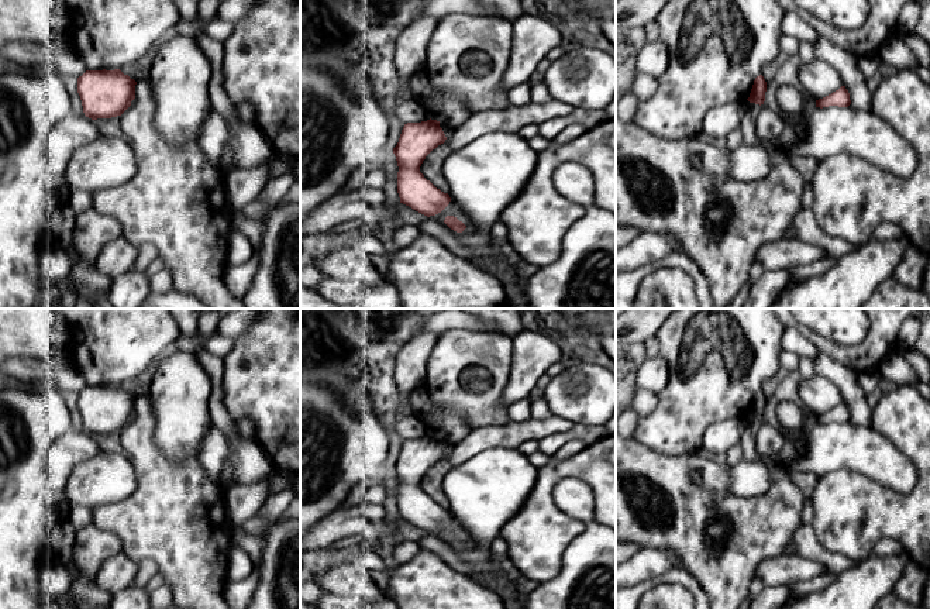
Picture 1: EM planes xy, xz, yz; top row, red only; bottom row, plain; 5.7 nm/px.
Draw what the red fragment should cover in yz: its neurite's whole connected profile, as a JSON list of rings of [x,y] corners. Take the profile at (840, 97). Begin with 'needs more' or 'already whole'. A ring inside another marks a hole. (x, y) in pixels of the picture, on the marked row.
already whole | [[[841,86],[838,90],[833,92],[831,94],[816,100],[816,107],[829,107],[829,106],[838,106],[838,107],[848,107],[851,104],[850,93],[845,86]]]

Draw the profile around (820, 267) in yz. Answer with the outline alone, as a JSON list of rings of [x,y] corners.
[[[823,257],[822,259],[812,262],[809,265],[802,265],[790,269],[790,283],[799,282],[812,276],[826,273],[834,264],[836,258]]]

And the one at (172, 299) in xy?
[[[170,289],[165,293],[151,293],[140,309],[210,309],[206,303],[190,293]]]

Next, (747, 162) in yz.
[[[743,142],[736,149],[726,149],[726,154],[730,176],[738,182],[760,180],[772,169],[769,154],[760,142]]]

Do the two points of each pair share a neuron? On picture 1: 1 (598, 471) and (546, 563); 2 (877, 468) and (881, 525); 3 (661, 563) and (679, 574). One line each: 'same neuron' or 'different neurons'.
1: same neuron
2: different neurons
3: different neurons

